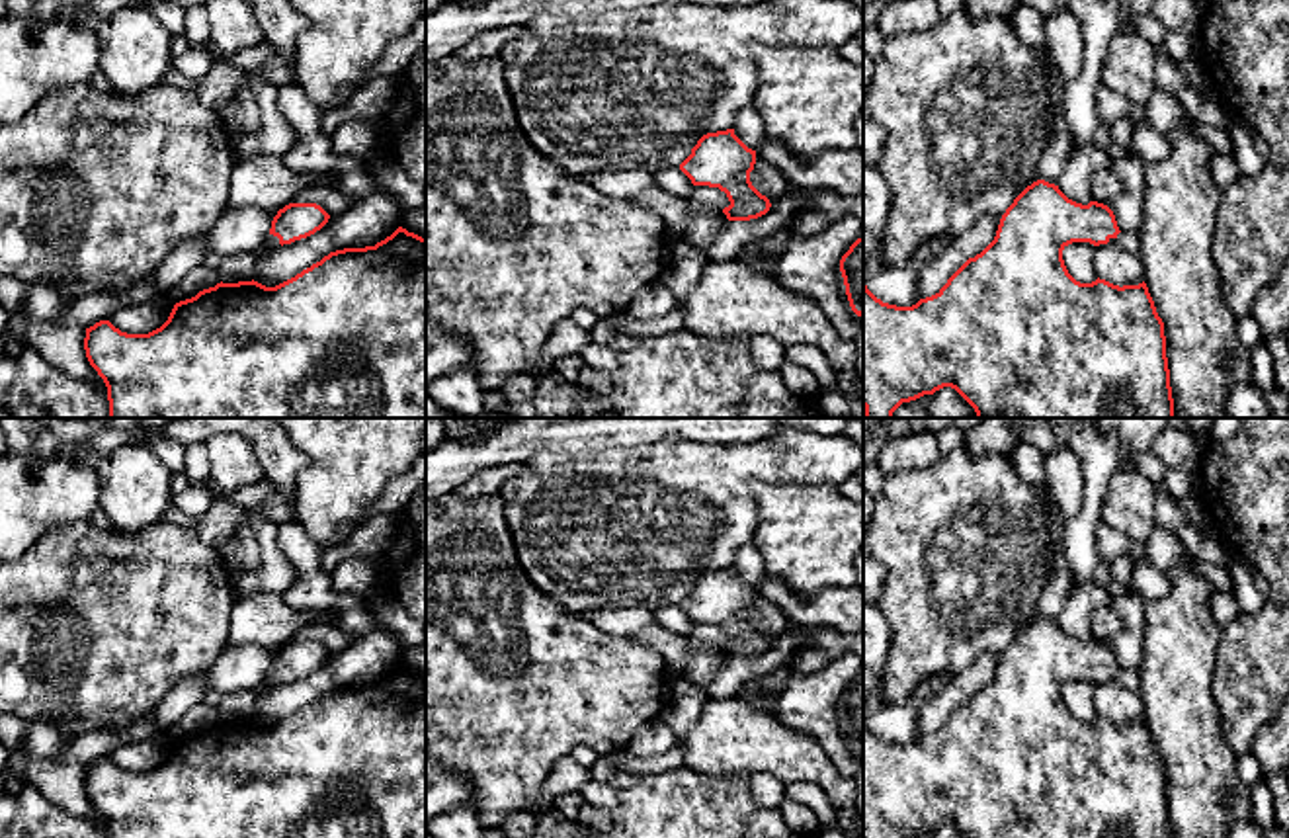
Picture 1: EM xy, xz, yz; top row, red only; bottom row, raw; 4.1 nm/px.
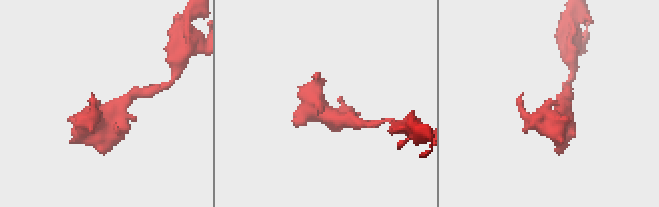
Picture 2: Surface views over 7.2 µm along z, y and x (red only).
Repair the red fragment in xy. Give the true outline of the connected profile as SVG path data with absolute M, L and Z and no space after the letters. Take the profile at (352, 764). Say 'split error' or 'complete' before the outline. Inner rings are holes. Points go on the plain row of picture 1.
complete | M398 664L365 686L330 690L295 715L266 725L258 719L217 721L174 742L168 758L148 772L127 772L109 758L86 766L84 787L107 824L107 838L426 838L426 676Z

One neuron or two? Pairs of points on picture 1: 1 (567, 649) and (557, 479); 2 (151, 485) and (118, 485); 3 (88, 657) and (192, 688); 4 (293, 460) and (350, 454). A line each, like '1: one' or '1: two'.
1: two
2: one
3: two
4: two

